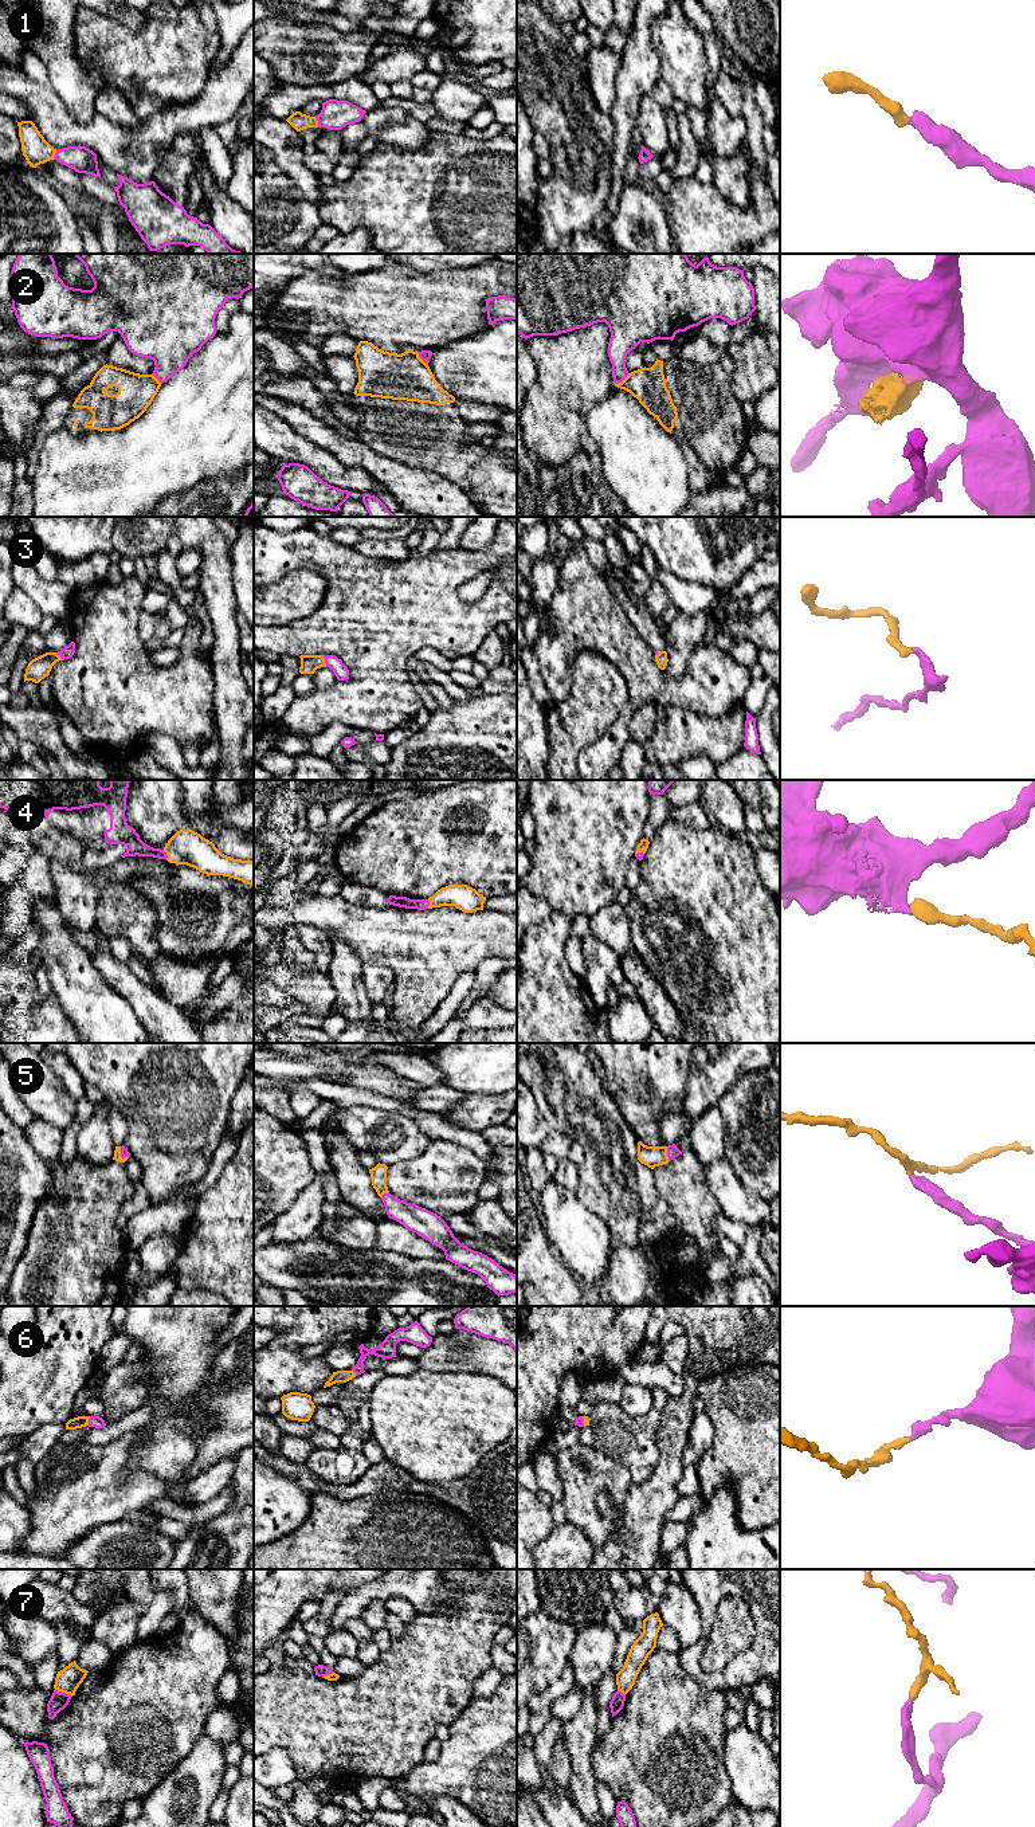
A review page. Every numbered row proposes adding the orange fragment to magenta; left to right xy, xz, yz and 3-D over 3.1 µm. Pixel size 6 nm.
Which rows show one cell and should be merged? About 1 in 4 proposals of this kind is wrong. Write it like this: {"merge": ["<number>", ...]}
{"merge": ["1", "3", "4", "5", "6", "7"]}

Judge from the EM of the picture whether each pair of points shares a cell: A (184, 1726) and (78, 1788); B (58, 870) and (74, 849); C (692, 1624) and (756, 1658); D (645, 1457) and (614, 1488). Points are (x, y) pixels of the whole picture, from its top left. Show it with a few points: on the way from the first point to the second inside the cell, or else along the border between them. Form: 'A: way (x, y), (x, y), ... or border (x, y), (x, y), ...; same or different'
A: way (157, 1726), (140, 1726), (105, 1761); same
B: border (48, 859), (57, 859), (66, 865); different
C: border (702, 1638), (682, 1649); different
D: border (604, 1453), (626, 1467), (631, 1482); different

